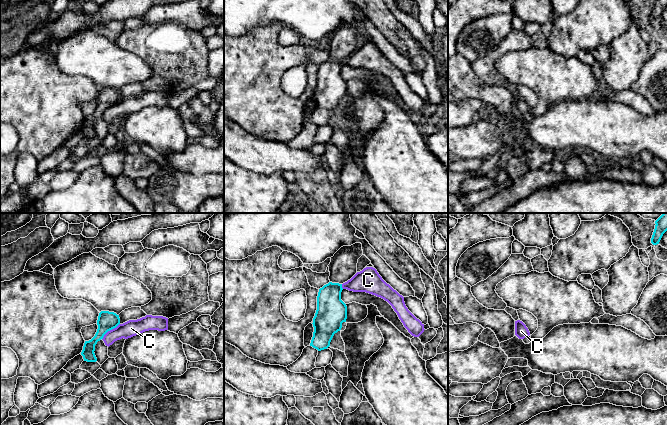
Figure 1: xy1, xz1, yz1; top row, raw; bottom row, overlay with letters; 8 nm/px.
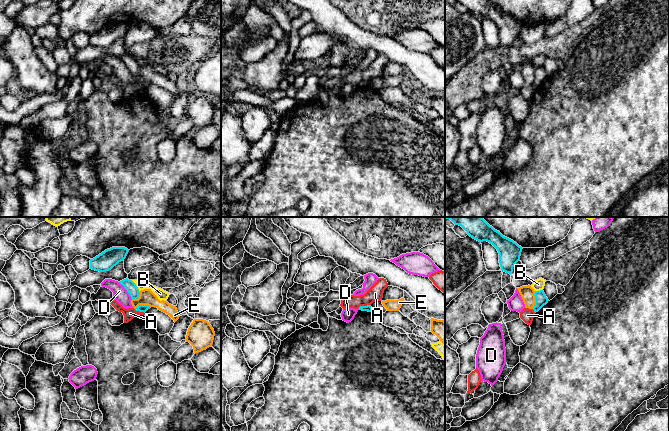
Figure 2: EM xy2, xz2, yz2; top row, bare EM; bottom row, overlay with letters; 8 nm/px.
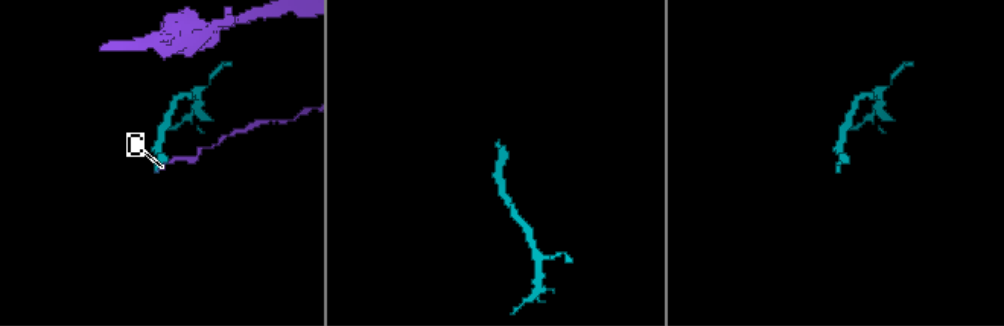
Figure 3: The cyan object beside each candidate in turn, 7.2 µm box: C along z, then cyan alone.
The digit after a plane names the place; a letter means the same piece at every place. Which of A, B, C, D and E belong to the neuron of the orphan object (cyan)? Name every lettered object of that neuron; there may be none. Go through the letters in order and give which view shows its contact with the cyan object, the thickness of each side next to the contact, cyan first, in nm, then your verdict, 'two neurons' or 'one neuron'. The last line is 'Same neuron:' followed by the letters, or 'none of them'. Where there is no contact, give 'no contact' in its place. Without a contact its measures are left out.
A: meets cyan in xz2; 50 nm thick on the cyan side, 120 nm on the other; two neurons
B: meets cyan in xy2; 90 nm thick on the cyan side, 80 nm on the other; two neurons
C: meets cyan in xy1; 150 nm thick on the cyan side, 130 nm on the other; two neurons
D: meets cyan in xy2; 90 nm thick on the cyan side, 120 nm on the other; two neurons
E: meets cyan in yz2; 100 nm thick on the cyan side, 110 nm on the other; two neurons
Same neuron: none of them

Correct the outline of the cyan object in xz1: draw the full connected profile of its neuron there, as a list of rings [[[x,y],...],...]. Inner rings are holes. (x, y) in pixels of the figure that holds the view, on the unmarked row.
[[[362,20],[341,23],[329,43],[330,58],[319,65],[317,86],[313,94],[313,113],[310,122],[318,127],[327,125],[335,109],[347,95],[347,82],[341,76],[342,60],[357,49],[358,35],[363,31]]]

